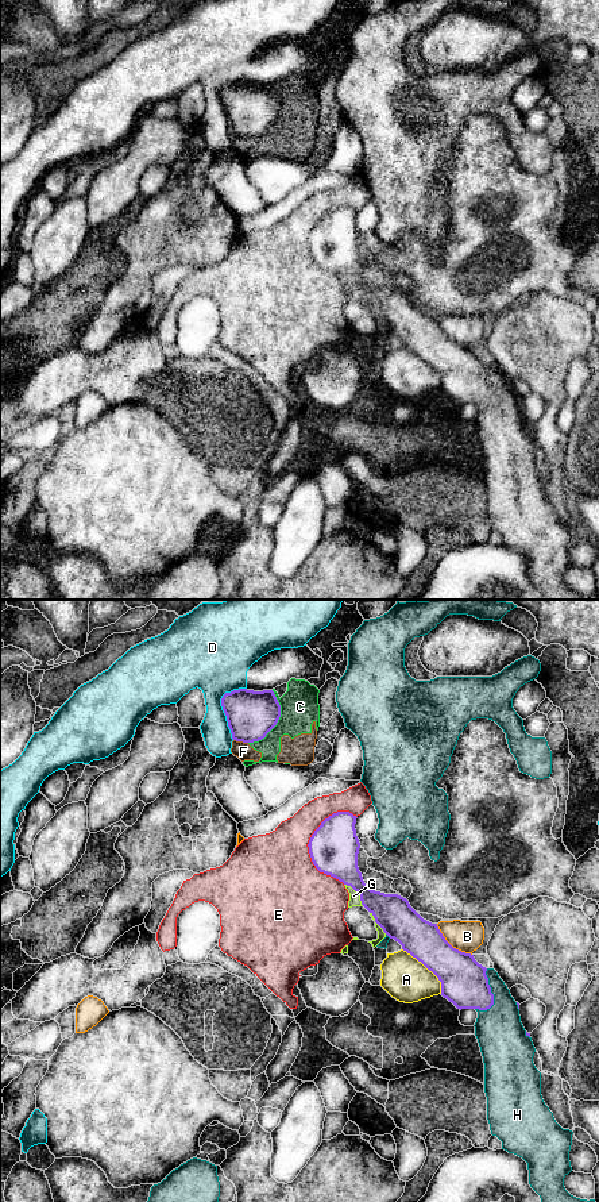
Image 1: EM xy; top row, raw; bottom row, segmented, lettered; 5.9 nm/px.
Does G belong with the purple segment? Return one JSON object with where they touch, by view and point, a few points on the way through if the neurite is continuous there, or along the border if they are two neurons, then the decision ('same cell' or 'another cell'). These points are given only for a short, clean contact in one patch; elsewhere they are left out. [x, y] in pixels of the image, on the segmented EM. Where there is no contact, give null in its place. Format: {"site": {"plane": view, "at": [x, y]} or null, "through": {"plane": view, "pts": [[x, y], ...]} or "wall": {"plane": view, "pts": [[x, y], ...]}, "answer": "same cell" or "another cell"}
{"site": {"plane": "xy", "at": [358, 892]}, "answer": "another cell"}

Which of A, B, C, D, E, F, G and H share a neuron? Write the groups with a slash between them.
A / B / C F G / D / E / H

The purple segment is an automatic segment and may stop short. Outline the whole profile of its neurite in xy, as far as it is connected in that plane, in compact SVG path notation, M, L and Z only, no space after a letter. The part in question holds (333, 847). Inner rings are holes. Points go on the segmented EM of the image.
M337 812L314 831L308 847L316 868L360 894L362 905L383 932L438 978L444 998L460 1010L490 1009L494 994L487 968L474 955L453 948L437 924L424 920L406 898L371 890L364 883L358 867L356 818L349 812Z

